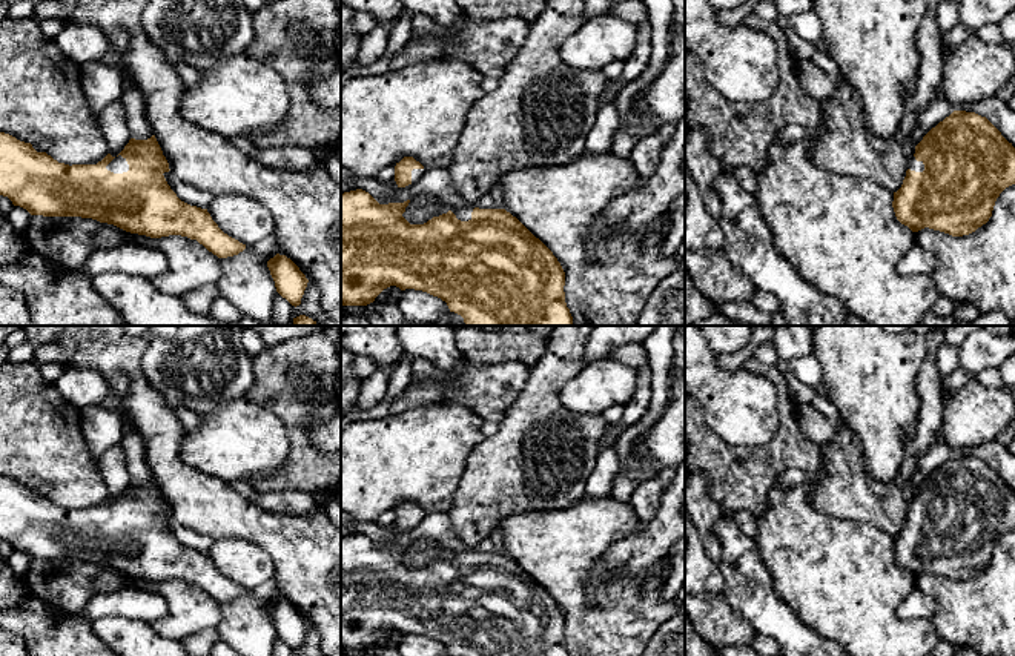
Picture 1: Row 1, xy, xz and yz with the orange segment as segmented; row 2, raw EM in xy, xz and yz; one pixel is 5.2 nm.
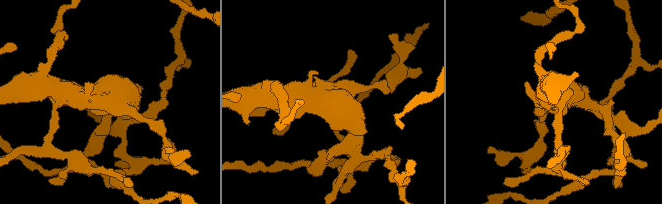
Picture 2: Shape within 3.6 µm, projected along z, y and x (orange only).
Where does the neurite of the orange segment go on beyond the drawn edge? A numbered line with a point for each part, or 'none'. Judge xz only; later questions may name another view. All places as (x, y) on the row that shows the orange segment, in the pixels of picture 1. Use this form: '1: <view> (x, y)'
1: xz (464, 214)

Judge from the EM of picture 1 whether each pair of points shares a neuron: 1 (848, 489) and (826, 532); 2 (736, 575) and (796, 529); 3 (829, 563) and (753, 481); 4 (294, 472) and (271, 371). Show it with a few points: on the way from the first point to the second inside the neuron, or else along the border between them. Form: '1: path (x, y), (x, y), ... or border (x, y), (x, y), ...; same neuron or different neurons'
1: border (808, 495), (813, 506), (825, 513), (869, 524); different neurons
2: border (754, 540), (774, 589); different neurons
3: border (774, 480), (768, 489), (767, 509), (757, 518); different neurons
4: path (297, 447), (297, 403), (294, 395); same neuron

